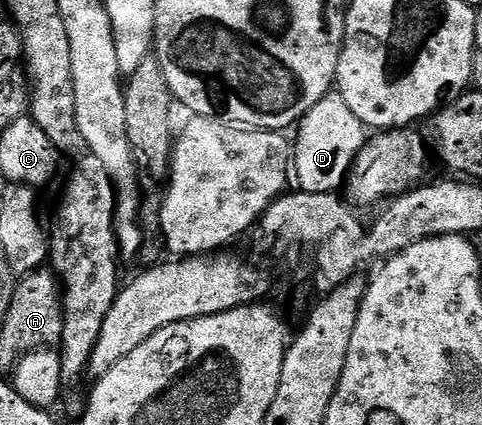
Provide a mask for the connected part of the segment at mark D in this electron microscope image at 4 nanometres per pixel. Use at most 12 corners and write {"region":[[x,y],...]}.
{"region":[[335,90],[300,119],[291,183],[343,189],[366,139]]}

